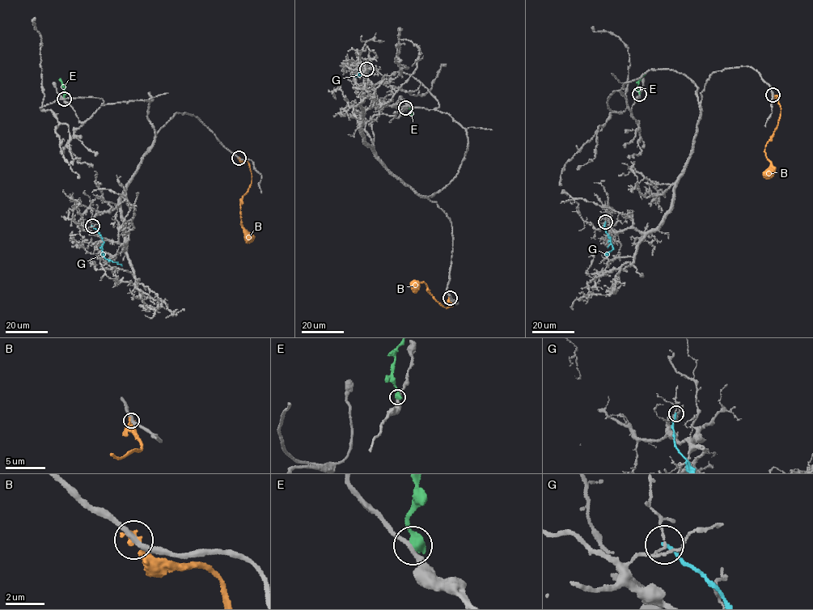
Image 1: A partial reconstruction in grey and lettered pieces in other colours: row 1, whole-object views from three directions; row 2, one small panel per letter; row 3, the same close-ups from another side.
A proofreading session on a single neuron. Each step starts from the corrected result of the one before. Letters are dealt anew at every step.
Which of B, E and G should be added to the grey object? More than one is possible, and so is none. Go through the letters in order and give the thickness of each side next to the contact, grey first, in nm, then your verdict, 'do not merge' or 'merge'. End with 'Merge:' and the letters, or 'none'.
B: calibres 280 and 280 nm; do not merge
E: calibres 240 and 480 nm; do not merge
G: calibres 110 and 180 nm; do not merge
Merge: none

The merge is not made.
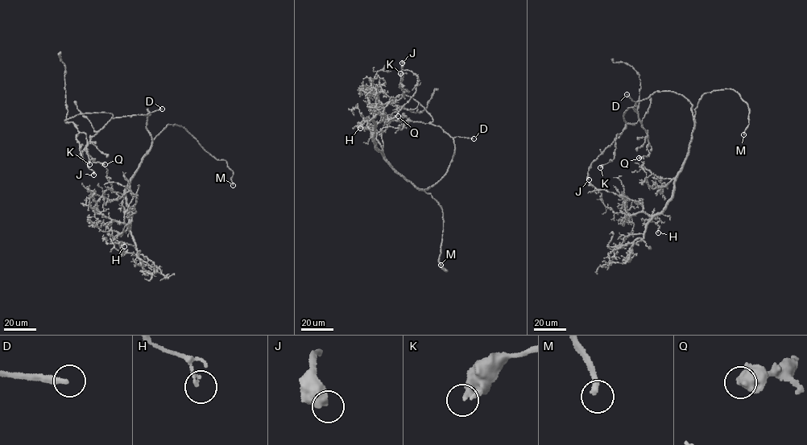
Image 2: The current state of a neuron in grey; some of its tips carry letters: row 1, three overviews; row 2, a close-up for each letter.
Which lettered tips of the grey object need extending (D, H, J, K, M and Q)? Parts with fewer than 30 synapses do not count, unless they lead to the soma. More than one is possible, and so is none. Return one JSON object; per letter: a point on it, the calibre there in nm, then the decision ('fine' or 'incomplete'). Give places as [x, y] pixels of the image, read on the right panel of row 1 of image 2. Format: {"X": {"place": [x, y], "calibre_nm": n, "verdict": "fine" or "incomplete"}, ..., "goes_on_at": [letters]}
{"D": {"place": [626, 94], "calibre_nm": 240, "verdict": "incomplete"}, "H": {"place": [658, 232], "calibre_nm": 160, "verdict": "fine"}, "J": {"place": [589, 179], "calibre_nm": 650, "verdict": "fine"}, "K": {"place": [600, 167], "calibre_nm": 360, "verdict": "fine"}, "M": {"place": [743, 134], "calibre_nm": 260, "verdict": "incomplete"}, "Q": {"place": [639, 158], "calibre_nm": 600, "verdict": "fine"}, "goes_on_at": ["D", "M"]}

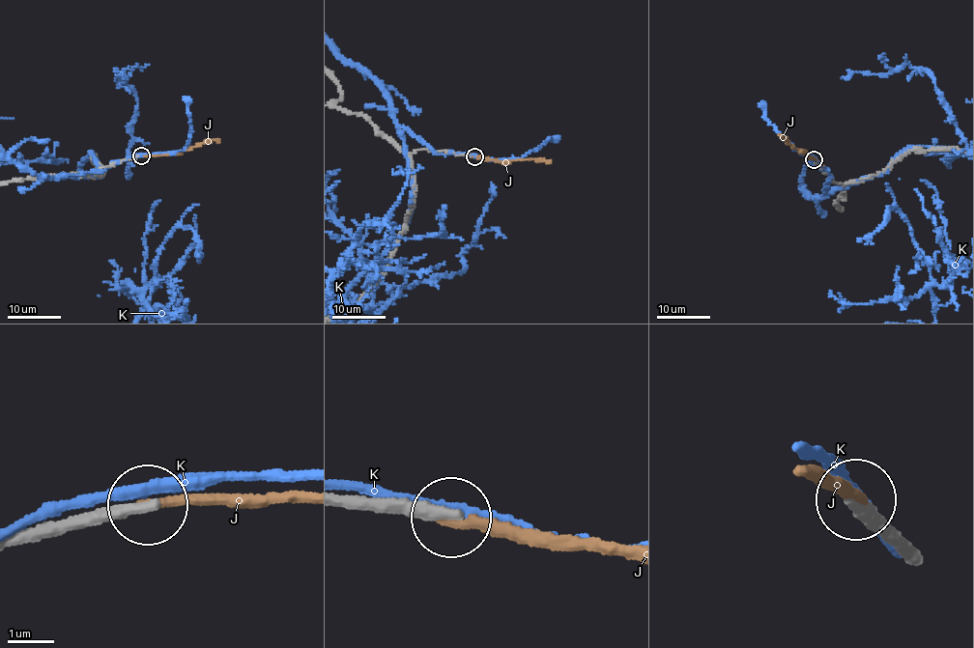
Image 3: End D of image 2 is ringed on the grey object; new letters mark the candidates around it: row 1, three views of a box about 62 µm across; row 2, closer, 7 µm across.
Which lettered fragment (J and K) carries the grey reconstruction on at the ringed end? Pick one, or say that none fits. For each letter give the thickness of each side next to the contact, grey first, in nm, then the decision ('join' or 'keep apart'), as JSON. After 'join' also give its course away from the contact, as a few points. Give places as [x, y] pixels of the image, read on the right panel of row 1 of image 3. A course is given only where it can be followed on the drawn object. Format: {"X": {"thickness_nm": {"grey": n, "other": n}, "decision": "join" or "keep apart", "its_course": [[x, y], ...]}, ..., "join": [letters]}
{"J": {"thickness_nm": {"grey": 320, "other": 200}, "decision": "join", "its_course": [[815, 159], [794, 149], [780, 135]]}, "K": {"thickness_nm": {"grey": 400, "other": 200}, "decision": "keep apart"}, "join": ["J"]}

